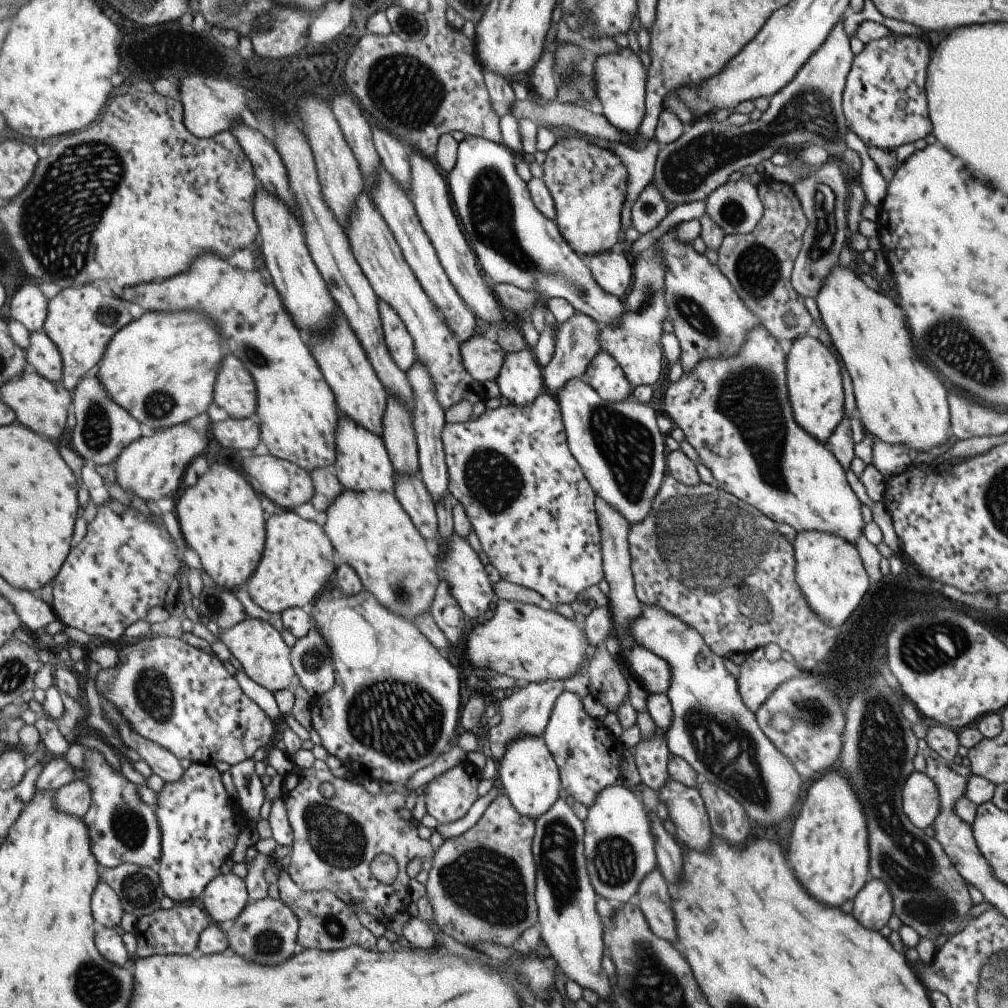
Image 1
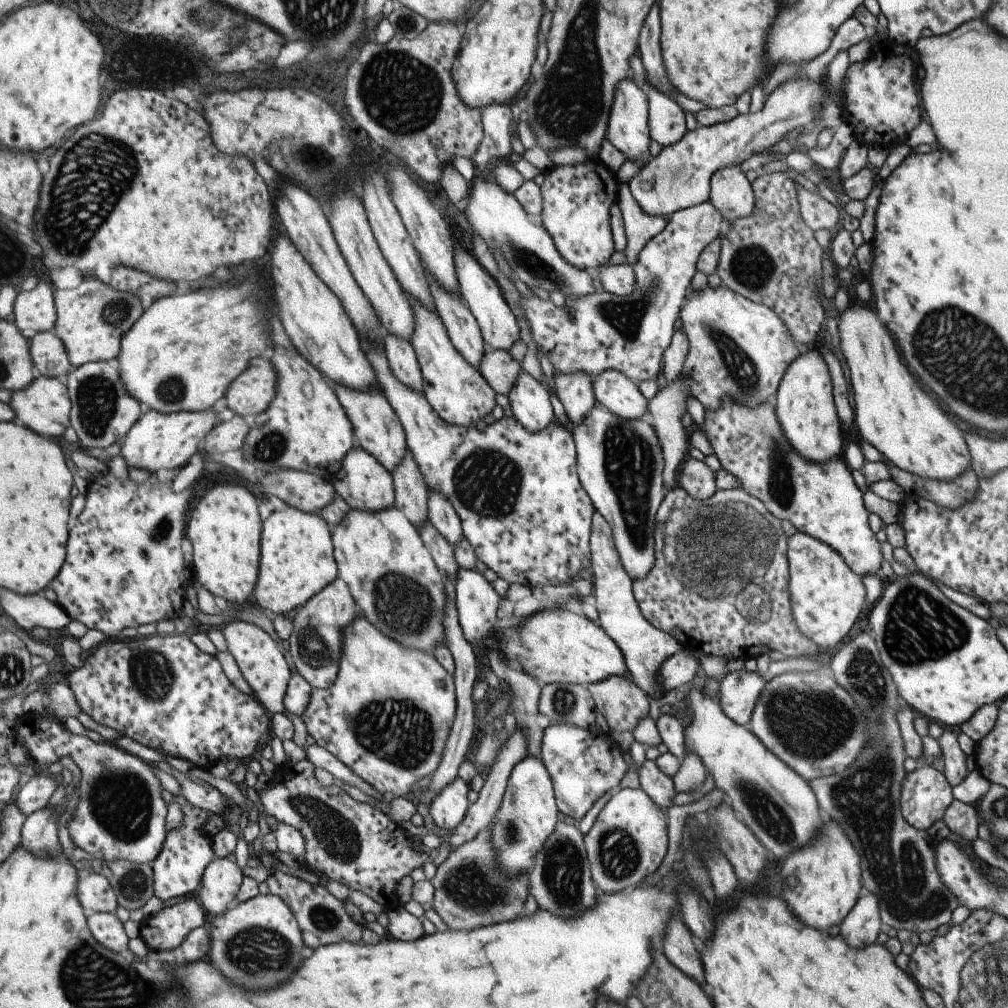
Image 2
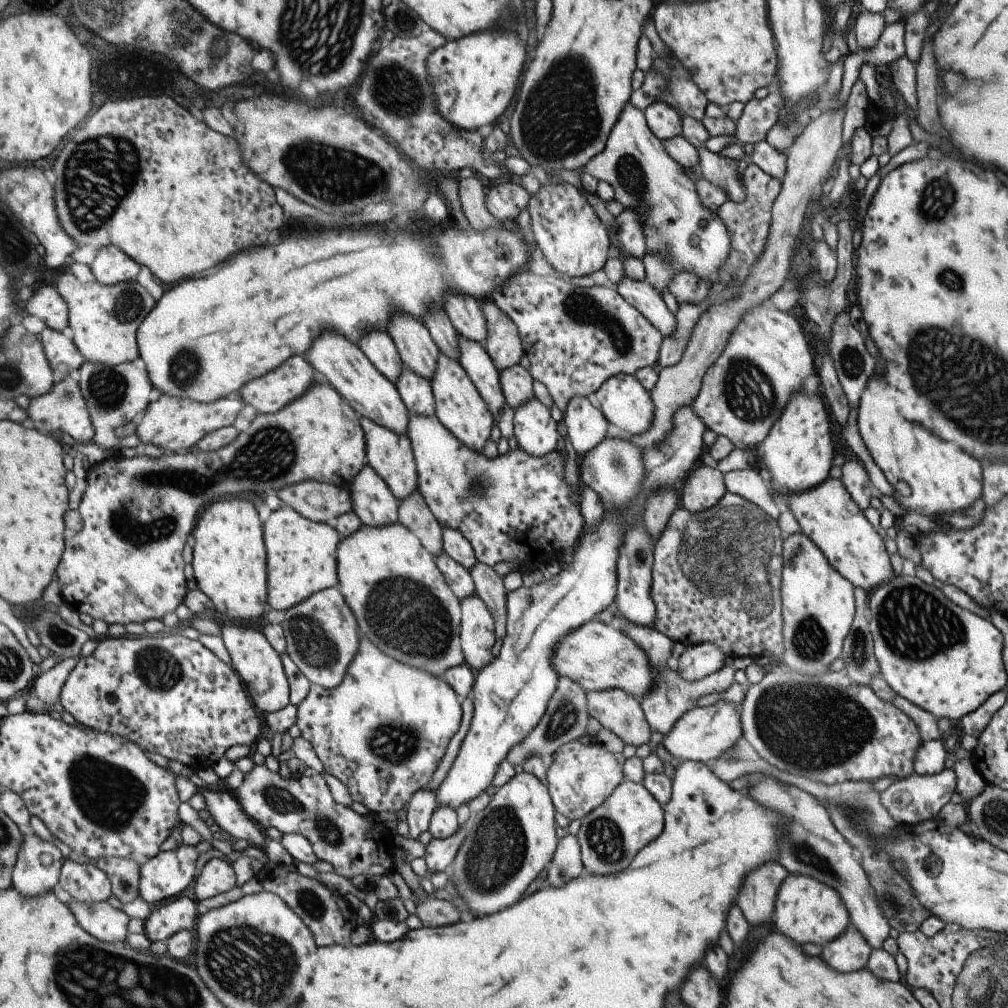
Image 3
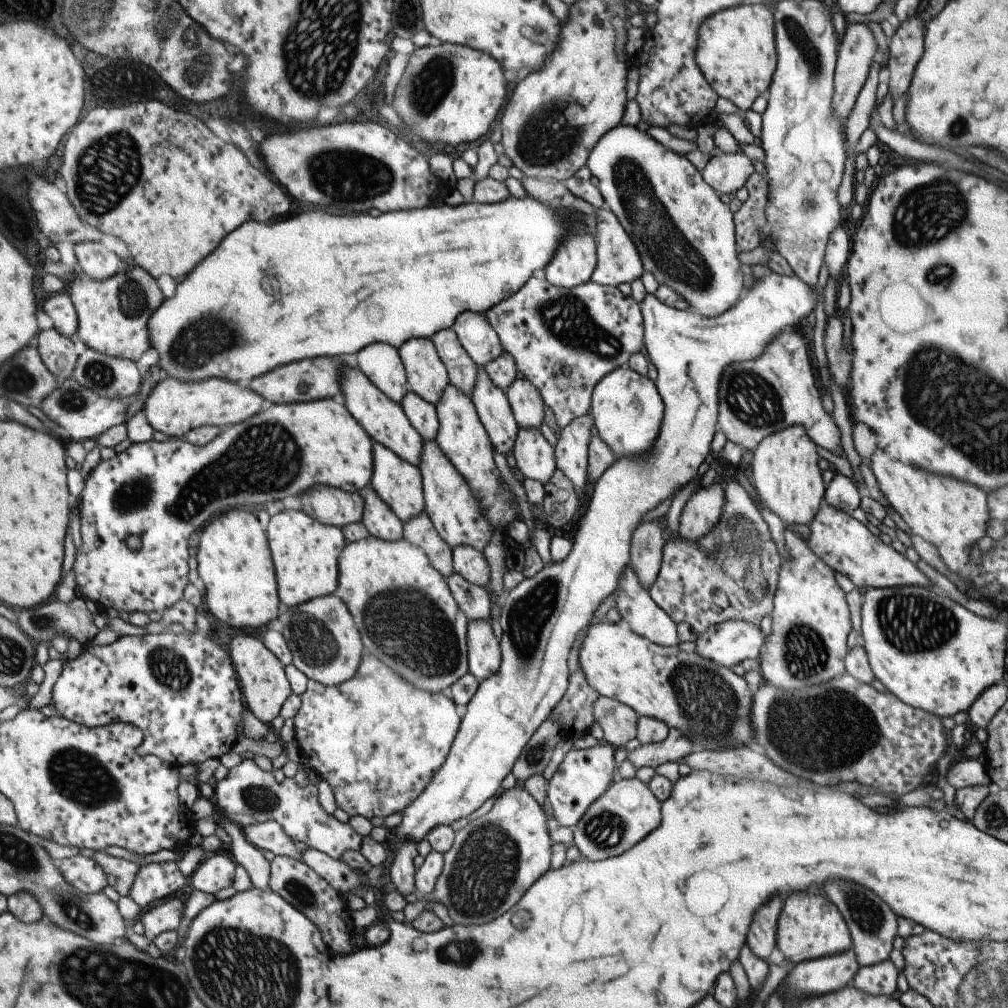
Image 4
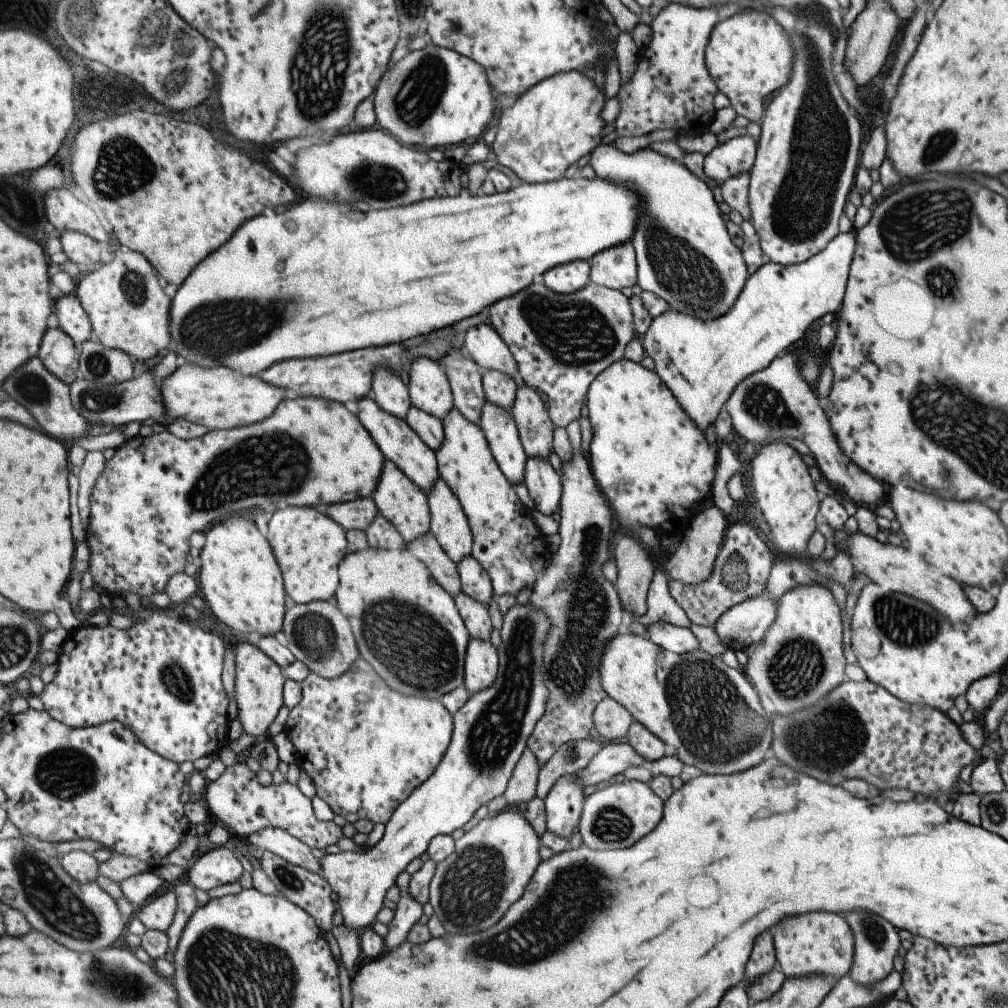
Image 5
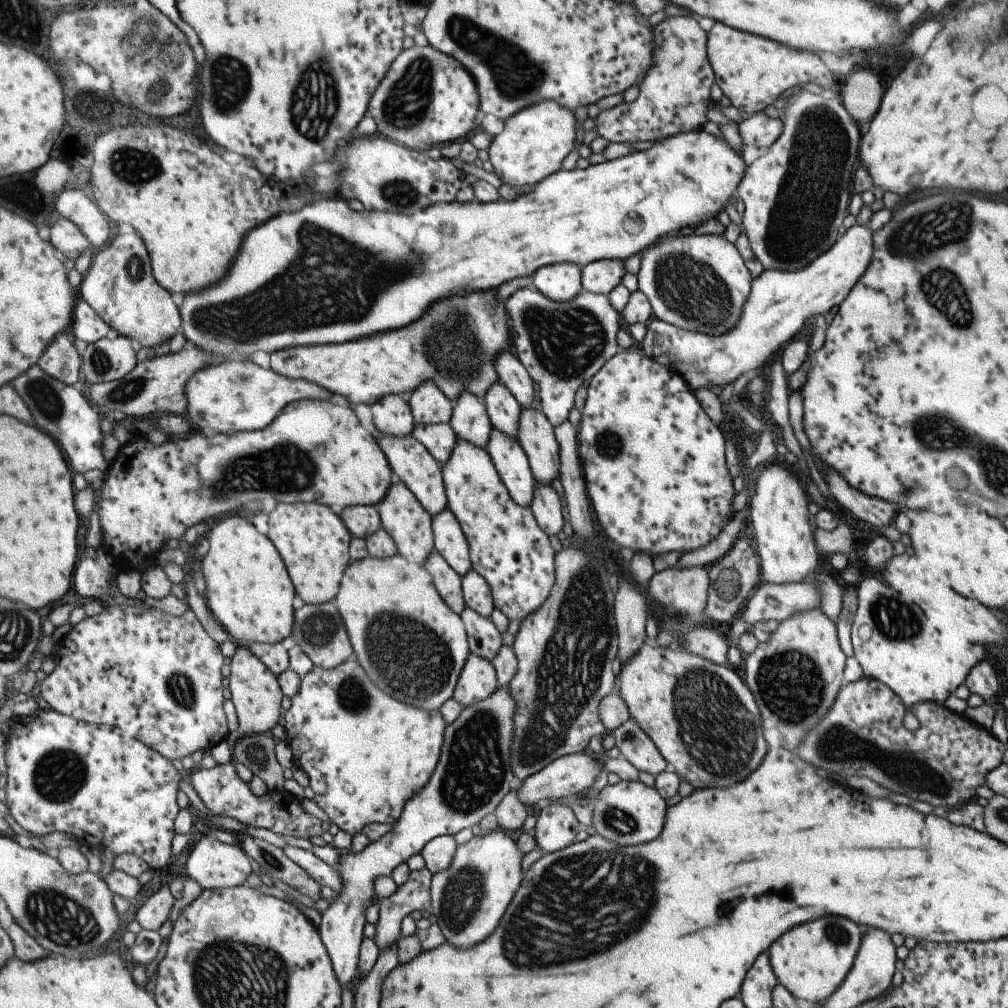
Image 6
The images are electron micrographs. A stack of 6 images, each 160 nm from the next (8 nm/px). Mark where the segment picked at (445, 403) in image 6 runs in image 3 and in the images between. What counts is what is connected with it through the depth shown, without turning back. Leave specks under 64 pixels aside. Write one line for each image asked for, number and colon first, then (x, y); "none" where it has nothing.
3: (417, 351)
4: (425, 372)
5: (428, 388)

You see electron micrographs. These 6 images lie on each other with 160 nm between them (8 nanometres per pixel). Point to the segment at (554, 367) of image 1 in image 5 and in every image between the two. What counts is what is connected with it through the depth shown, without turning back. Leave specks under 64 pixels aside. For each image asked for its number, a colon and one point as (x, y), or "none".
2: (573, 389)
3: (585, 426)
4: (570, 452)
5: (583, 607)

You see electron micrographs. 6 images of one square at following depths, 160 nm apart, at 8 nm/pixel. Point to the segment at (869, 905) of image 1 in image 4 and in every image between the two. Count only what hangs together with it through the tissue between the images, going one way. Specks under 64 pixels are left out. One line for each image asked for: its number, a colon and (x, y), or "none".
2: (862, 925)
3: (848, 952)
4: (826, 973)

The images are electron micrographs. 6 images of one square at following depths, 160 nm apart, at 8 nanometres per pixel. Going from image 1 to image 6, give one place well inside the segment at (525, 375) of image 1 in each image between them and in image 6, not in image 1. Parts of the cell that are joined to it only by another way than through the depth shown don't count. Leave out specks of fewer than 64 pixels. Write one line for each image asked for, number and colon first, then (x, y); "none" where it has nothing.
2: (528, 400)
3: (534, 431)
4: (534, 457)
5: (544, 487)
6: (545, 505)

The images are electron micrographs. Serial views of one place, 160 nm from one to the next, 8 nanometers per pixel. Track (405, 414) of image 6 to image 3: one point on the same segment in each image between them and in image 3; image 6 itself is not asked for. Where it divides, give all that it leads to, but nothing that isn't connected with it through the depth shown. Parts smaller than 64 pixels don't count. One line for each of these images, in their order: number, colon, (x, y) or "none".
3: (380, 348)
4: (380, 361)
5: (388, 390)

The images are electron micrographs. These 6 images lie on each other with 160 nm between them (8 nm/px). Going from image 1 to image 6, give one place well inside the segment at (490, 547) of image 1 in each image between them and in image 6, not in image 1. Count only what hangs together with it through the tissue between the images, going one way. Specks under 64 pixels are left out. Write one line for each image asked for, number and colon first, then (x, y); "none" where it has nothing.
2: (521, 507)
3: (512, 508)
4: (458, 517)
5: (449, 525)
6: (450, 542)

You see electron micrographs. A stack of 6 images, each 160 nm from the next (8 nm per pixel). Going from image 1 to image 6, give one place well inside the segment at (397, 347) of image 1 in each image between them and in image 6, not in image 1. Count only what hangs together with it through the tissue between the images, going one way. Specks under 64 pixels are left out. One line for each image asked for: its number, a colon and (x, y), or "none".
2: (401, 356)
3: (415, 392)
4: (421, 415)
5: (428, 428)
6: (438, 439)

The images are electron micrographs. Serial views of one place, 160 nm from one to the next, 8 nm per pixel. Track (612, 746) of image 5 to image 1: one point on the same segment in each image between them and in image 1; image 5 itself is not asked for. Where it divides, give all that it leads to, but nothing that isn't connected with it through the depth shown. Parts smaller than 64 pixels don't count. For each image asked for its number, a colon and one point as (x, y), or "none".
1: (757, 678)
2: (738, 690)
3: (701, 734)
4: (674, 747)

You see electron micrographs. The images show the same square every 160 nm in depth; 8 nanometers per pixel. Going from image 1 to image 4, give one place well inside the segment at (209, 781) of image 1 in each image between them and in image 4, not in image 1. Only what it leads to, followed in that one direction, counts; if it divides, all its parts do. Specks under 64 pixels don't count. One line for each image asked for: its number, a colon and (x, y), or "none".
2: (188, 851)
3: (167, 876)
4: (156, 881)

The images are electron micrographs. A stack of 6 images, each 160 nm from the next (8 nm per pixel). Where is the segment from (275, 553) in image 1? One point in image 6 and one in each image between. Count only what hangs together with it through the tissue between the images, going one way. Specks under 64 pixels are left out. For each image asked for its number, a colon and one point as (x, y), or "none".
2: (298, 561)
3: (302, 554)
4: (306, 552)
5: (309, 544)
6: (313, 539)

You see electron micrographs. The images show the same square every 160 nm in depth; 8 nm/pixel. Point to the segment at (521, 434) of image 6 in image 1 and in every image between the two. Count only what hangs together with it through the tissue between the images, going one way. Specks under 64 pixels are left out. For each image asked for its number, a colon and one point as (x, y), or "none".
1: (481, 358)
2: (498, 369)
3: (516, 384)
4: (526, 403)
5: (534, 427)

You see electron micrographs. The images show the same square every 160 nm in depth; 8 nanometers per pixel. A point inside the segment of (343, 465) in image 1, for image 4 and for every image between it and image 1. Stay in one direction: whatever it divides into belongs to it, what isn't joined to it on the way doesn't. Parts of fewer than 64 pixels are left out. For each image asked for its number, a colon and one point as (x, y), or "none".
2: (364, 481)
3: (373, 501)
4: (382, 521)

